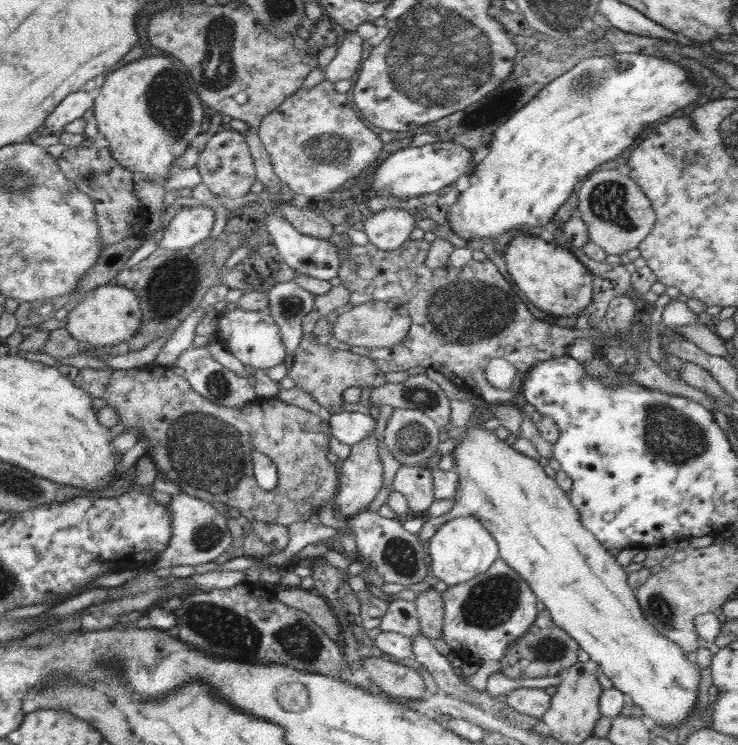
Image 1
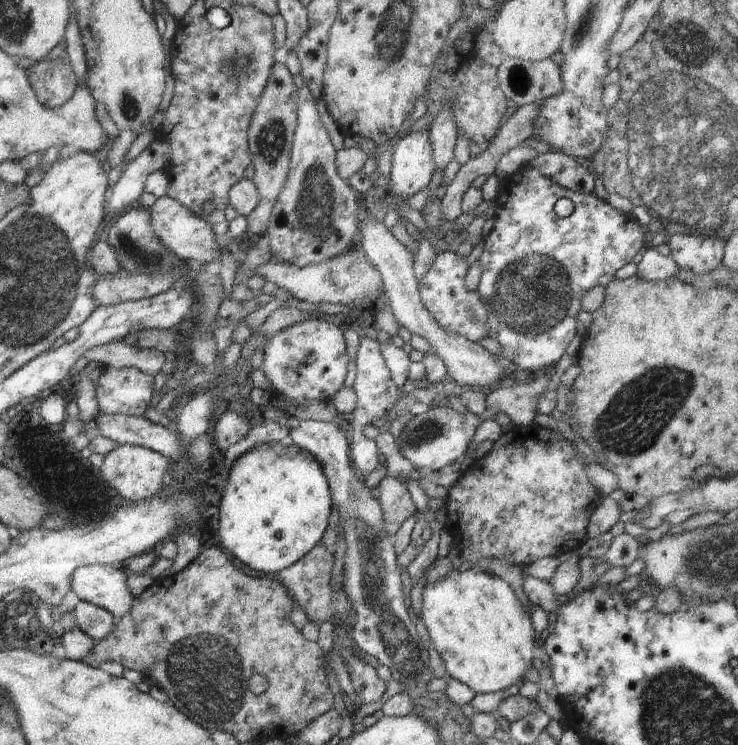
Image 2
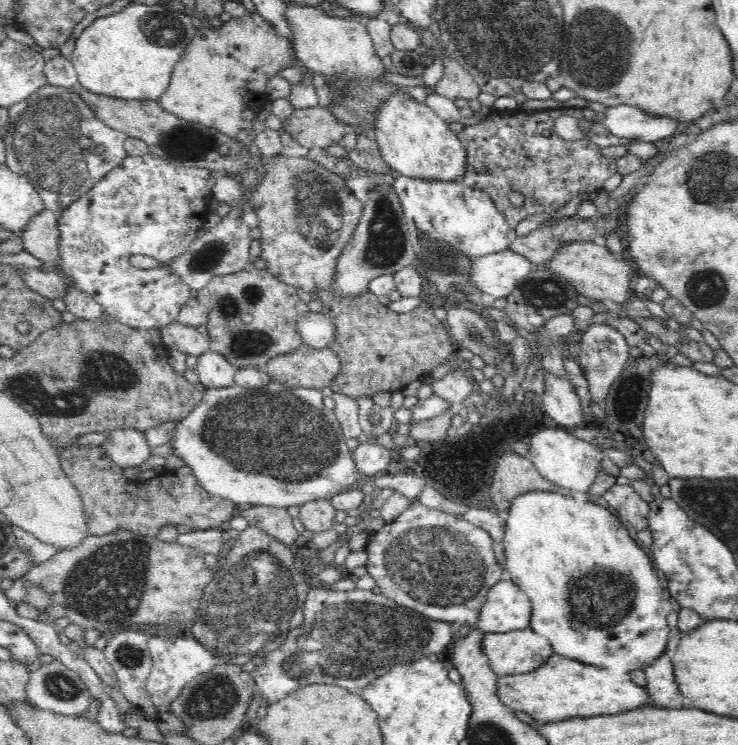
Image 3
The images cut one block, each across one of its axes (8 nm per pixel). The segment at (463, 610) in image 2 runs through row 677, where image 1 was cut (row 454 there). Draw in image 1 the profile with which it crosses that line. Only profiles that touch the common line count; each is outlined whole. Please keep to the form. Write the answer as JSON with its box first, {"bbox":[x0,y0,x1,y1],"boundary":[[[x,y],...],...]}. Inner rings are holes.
{"bbox":[418,423,700,728],"boundary":[[[478,423],[467,426],[466,436],[460,439],[451,454],[454,456],[454,472],[458,474],[460,484],[452,494],[454,507],[447,514],[430,516],[426,520],[418,532],[422,544],[452,518],[476,518],[498,543],[499,558],[530,585],[551,620],[590,655],[600,671],[612,681],[613,688],[624,693],[630,704],[638,706],[638,711],[650,716],[656,727],[668,728],[685,722],[696,706],[700,689],[699,669],[674,642],[663,638],[645,620],[635,590],[627,583],[628,573],[625,568],[584,527],[578,510],[555,479],[546,475],[536,459],[516,451],[506,443],[504,436],[495,434],[490,428],[481,428]]]}

